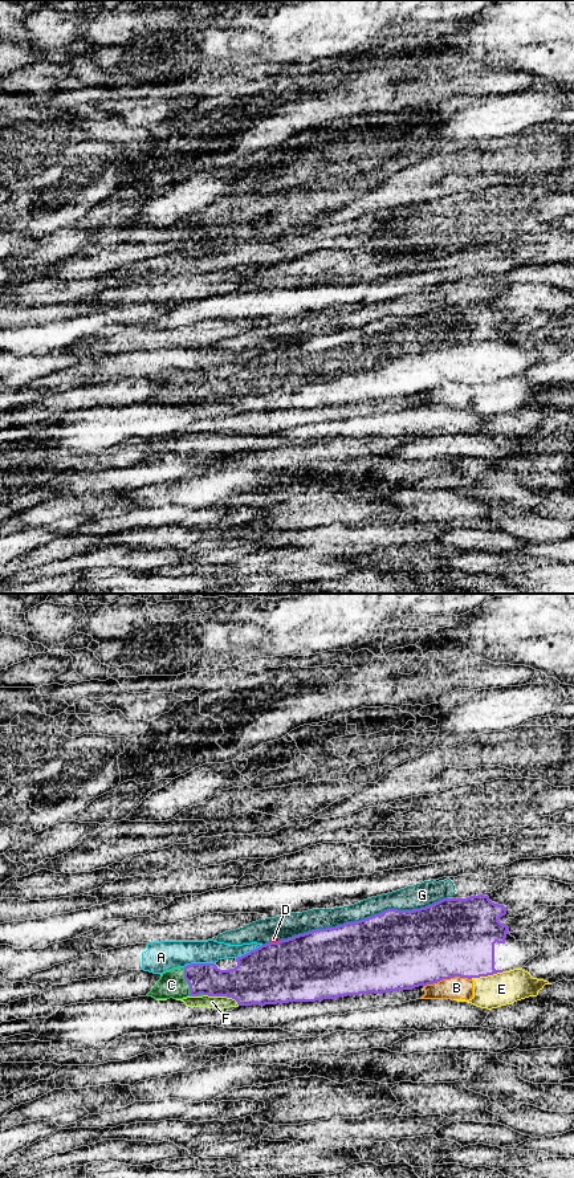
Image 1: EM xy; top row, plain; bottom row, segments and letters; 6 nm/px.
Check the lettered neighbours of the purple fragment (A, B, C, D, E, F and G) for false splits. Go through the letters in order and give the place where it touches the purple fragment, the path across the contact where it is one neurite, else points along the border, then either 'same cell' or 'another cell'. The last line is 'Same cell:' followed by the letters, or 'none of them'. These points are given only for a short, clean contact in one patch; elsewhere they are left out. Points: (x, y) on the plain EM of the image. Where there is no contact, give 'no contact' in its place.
A: xy (198, 370) | another cell
B: xy (447, 384) | another cell
C: xy (187, 388) | across xy (203, 384), (187, 388), (171, 391) | same cell
D: xy (275, 349) | another cell
E: xy (487, 382) | along xy (504, 376), (496, 380), (471, 384) | another cell
F: xy (222, 402) | along xy (203, 400), (231, 403), (239, 411) | another cell
G: xy (365, 325) | another cell
Same cell: C

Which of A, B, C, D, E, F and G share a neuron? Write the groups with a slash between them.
A D / B E / C / F / G

